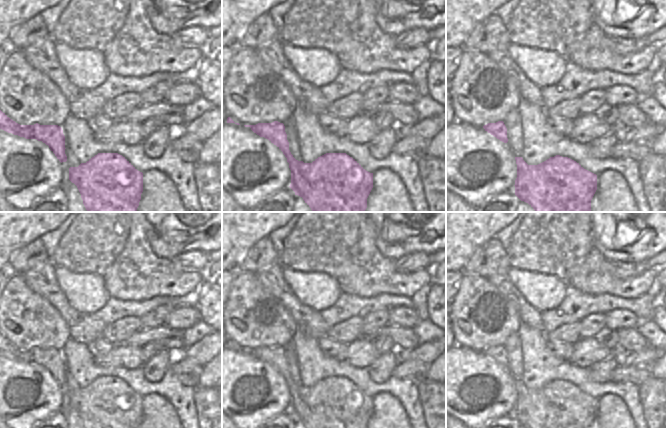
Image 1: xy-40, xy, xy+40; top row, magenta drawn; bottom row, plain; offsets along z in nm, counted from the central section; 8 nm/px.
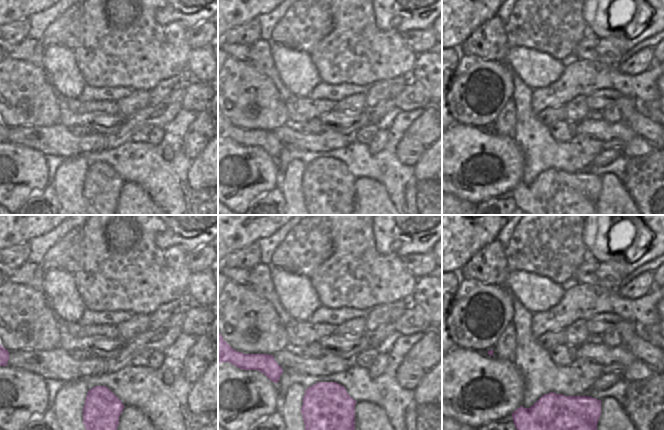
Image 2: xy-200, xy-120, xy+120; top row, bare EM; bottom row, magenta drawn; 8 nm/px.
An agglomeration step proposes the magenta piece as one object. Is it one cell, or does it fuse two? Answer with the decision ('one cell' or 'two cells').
two cells

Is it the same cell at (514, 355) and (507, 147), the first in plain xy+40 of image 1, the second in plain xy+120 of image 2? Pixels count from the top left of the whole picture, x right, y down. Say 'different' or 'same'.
different

